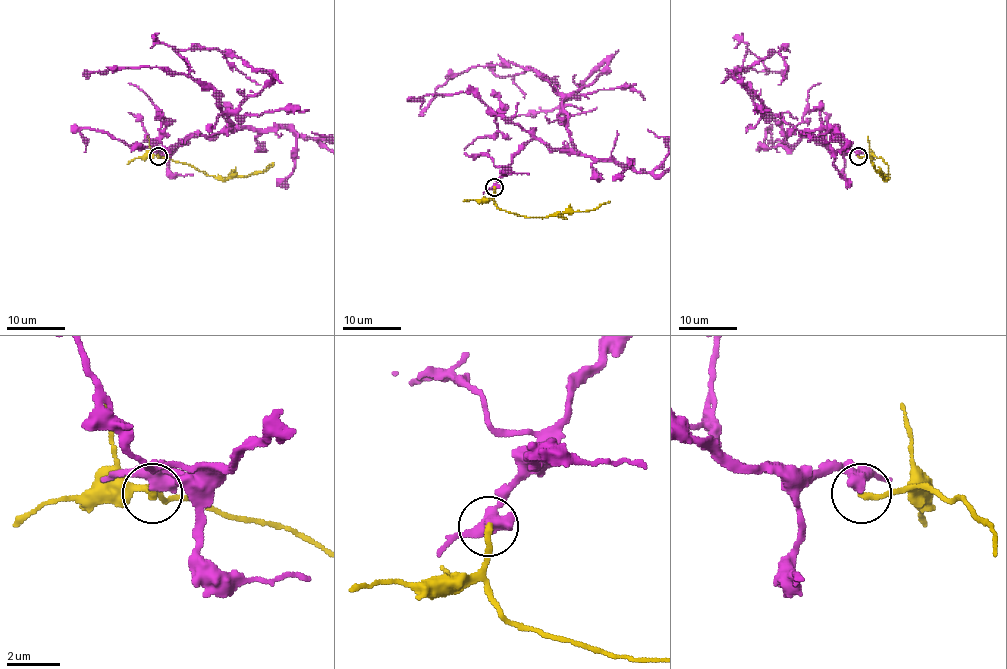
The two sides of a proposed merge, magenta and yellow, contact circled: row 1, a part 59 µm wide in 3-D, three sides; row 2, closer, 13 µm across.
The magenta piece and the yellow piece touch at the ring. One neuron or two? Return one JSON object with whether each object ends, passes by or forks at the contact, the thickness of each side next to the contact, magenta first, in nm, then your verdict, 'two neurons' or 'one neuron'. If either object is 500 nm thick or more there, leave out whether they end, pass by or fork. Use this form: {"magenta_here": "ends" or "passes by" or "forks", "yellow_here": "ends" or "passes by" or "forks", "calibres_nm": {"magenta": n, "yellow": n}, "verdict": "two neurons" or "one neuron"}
{"magenta_here": "passes by", "yellow_here": "ends", "calibres_nm": {"magenta": 480, "yellow": 220}, "verdict": "two neurons"}

